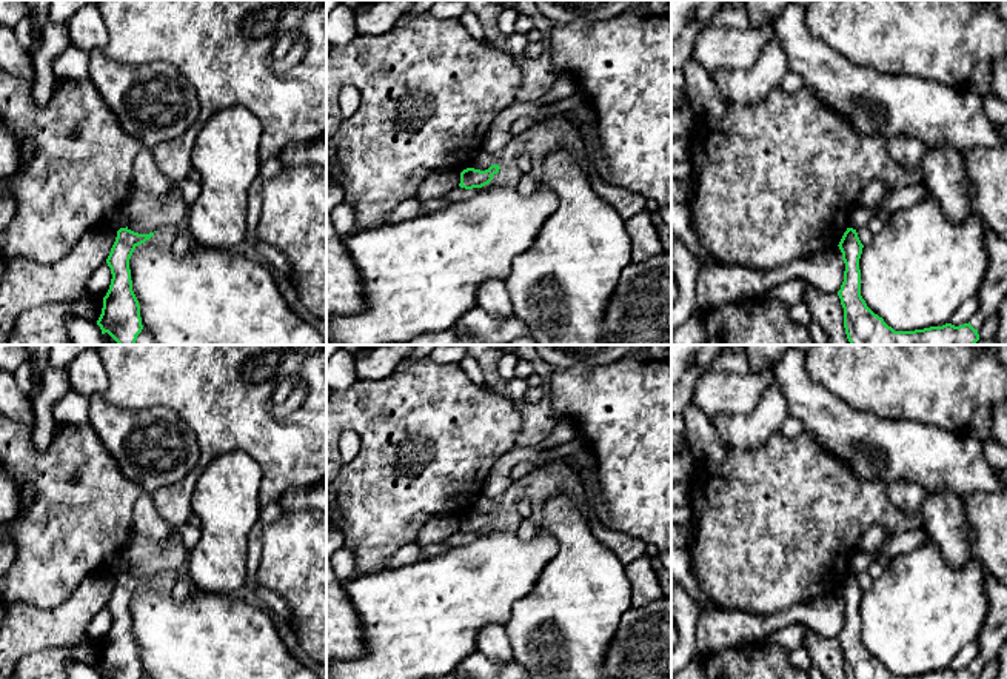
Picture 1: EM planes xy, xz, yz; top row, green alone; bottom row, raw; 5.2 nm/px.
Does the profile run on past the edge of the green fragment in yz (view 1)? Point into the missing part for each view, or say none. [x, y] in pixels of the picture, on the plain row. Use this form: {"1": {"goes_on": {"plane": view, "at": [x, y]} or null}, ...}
{"1": {"goes_on": {"plane": "yz", "at": [993, 633]}}}

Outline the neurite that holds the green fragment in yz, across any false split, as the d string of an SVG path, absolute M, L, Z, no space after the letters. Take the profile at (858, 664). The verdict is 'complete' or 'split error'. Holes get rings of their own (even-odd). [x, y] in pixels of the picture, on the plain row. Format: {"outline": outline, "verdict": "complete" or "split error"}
{"outline": "M987 571L985 594L989 613L978 637L979 654L976 661L969 668L959 671L945 668L915 676L895 676L867 651L861 641L859 604L864 590L856 574L847 573L838 591L845 608L844 627L838 636L844 653L845 679L978 679L982 667L996 659L1007 639L1007 585Z", "verdict": "split error"}

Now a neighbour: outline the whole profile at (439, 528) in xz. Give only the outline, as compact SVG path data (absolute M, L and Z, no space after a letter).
M436 516L422 525L414 545L427 547L443 544L450 536L460 528L460 517L457 516Z

